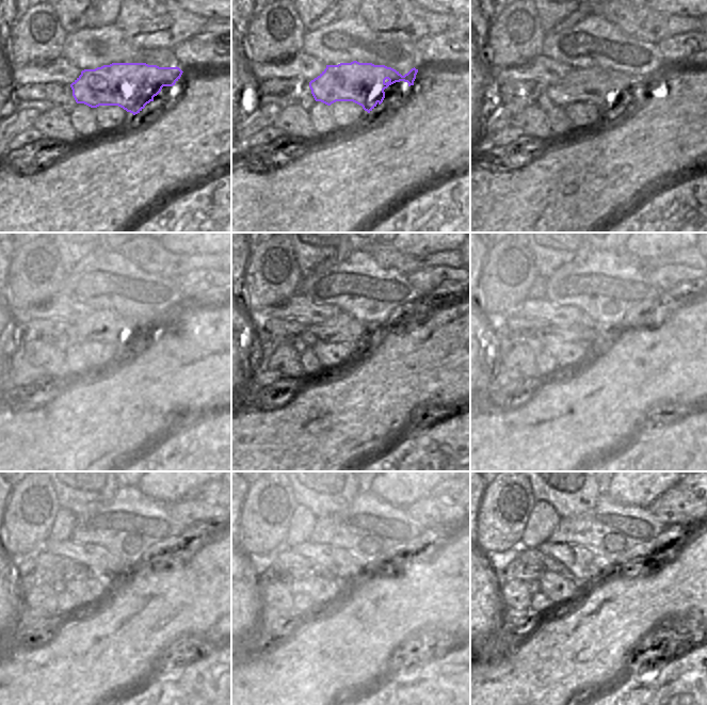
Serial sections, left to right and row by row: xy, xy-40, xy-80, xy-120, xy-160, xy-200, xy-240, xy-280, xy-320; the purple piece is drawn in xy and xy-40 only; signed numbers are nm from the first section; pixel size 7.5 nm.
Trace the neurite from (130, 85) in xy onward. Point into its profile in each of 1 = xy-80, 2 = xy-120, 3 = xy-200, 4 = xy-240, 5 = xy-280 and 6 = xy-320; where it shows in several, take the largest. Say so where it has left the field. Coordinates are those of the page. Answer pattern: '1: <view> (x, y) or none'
1: xy-80 (595, 85)
2: xy-120 (103, 325)
3: xy-200 (593, 335)
4: xy-240 (76, 571)
5: xy-280 (276, 571)
6: xy-320 (517, 570)

